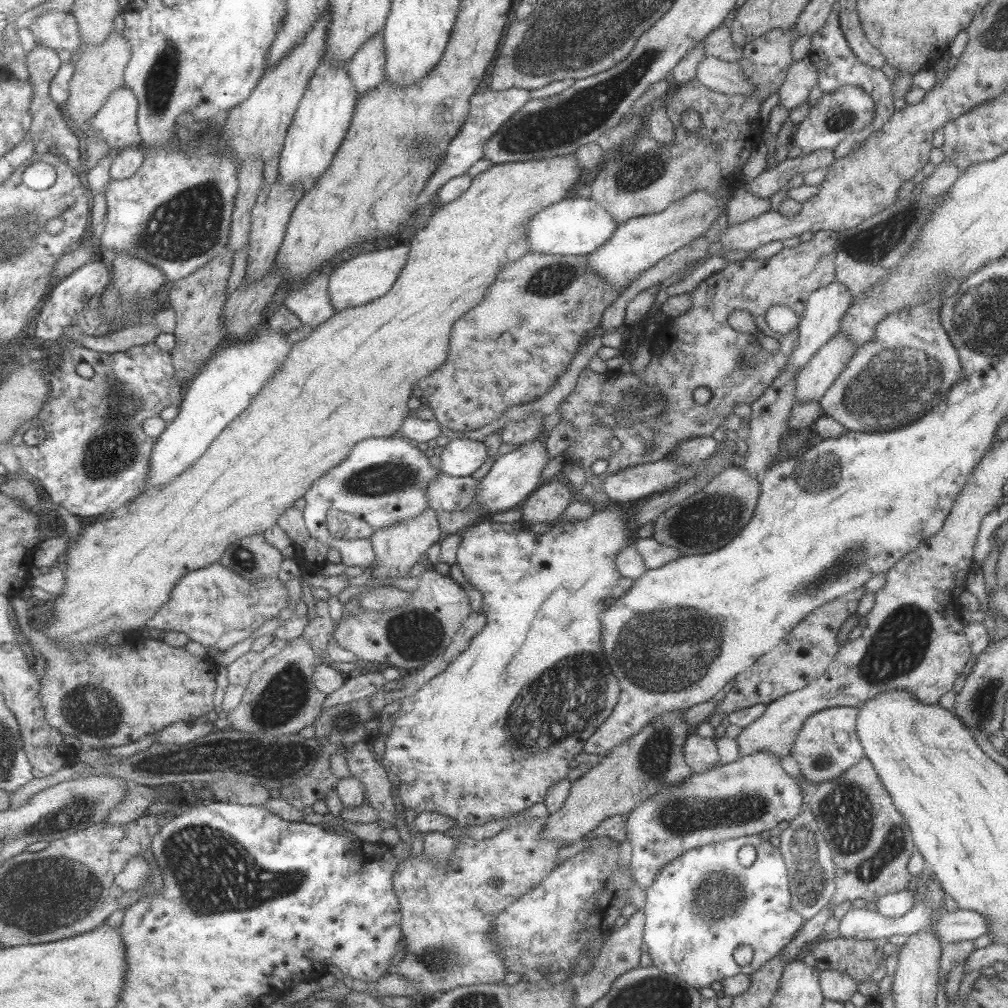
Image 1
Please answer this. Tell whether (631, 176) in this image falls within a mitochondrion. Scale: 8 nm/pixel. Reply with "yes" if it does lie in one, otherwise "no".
yes

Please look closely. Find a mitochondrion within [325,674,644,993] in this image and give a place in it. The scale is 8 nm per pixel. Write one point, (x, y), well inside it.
(437, 961)

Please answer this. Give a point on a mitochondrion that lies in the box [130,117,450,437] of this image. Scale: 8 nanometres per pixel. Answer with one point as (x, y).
(422, 147)

